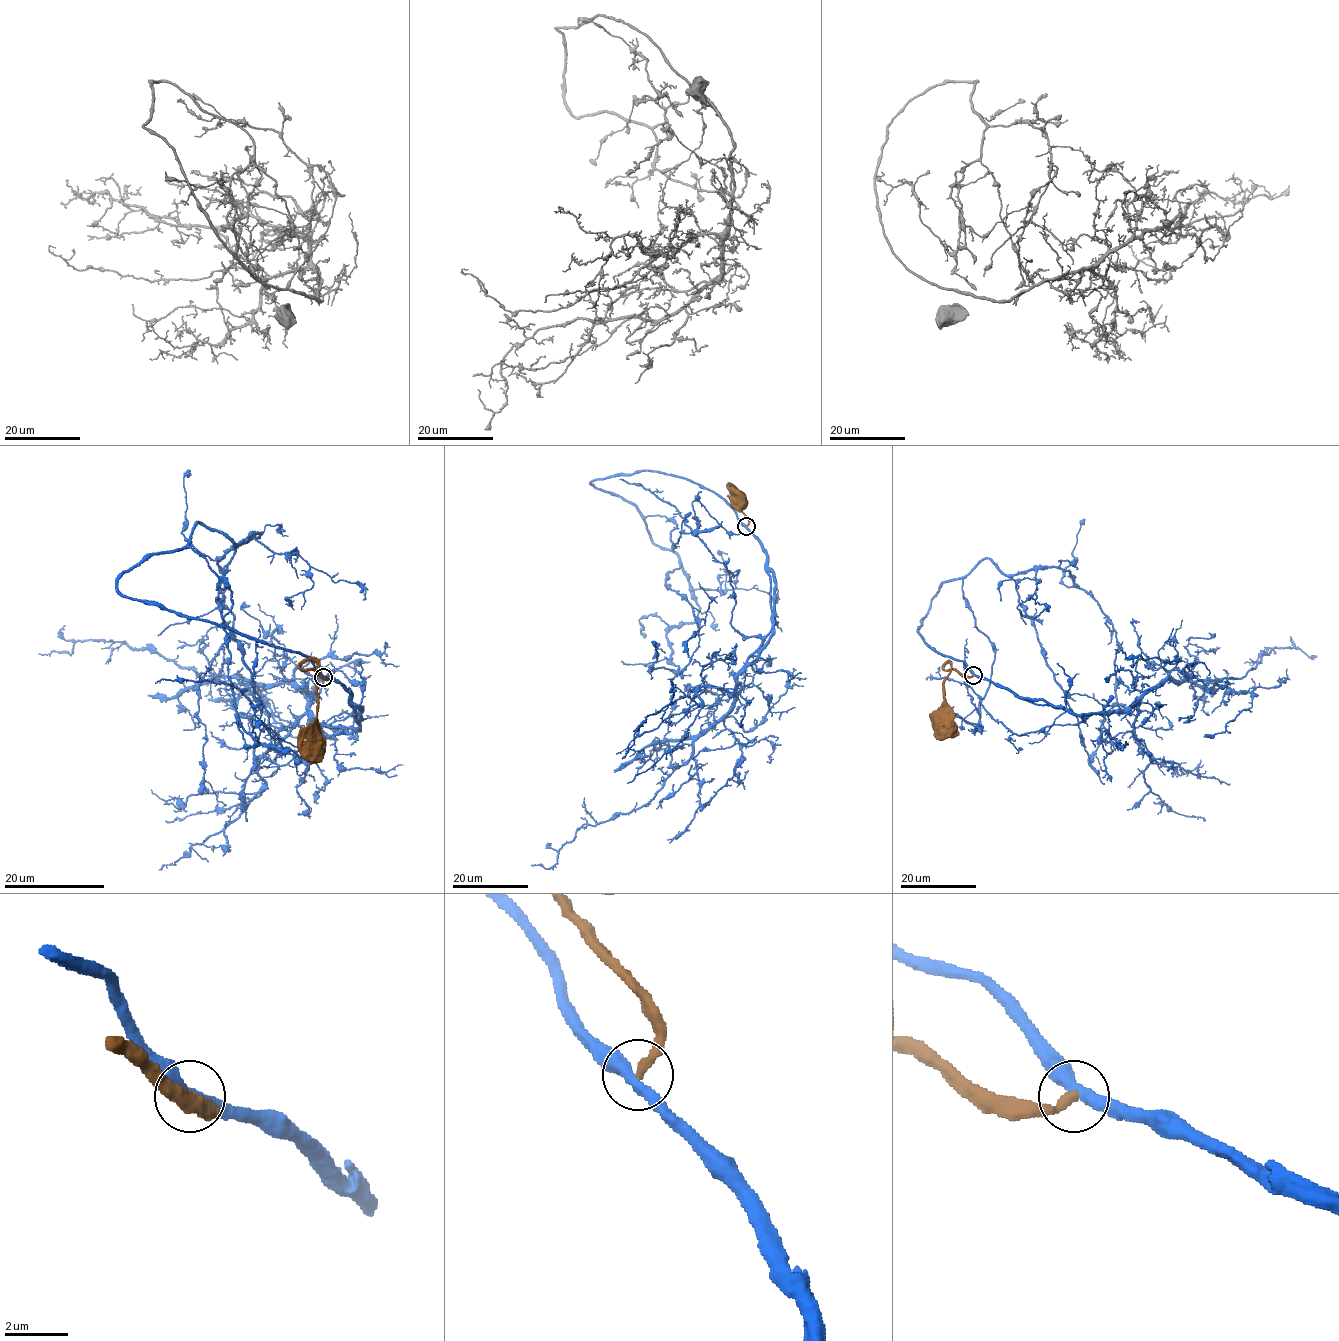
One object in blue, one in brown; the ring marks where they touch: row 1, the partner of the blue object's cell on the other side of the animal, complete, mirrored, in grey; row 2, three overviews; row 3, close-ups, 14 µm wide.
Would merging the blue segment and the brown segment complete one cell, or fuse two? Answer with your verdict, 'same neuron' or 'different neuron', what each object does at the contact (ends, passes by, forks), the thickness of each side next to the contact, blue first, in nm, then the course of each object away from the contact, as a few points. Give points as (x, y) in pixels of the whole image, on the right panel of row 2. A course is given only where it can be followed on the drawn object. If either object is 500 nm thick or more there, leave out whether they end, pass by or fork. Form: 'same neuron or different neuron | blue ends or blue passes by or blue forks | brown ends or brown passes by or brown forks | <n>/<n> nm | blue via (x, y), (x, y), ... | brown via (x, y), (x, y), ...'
different neuron | blue passes by | brown ends | 360/280 nm | blue via (974, 675), (917, 631), (944, 582), (984, 559), (1006, 575), (1069, 570), (1118, 643), (1100, 764) | brown via (973, 675), (965, 676), (944, 667), (948, 662), (950, 665), (943, 703), (943, 721), (948, 728)

